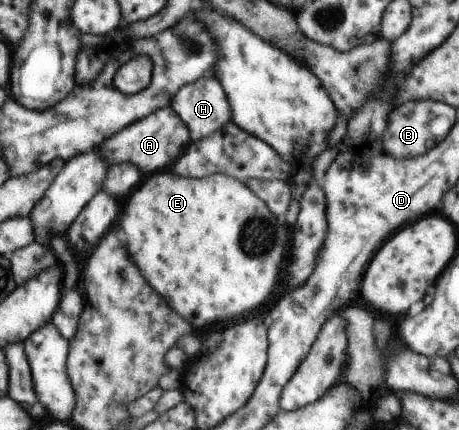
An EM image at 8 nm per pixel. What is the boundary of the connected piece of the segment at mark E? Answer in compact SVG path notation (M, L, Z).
M160 172L142 182L128 198L122 212L126 248L148 284L162 294L170 308L182 314L192 326L240 320L266 302L274 290L288 248L288 230L276 220L265 202L232 176L216 174L208 178L184 178Z

